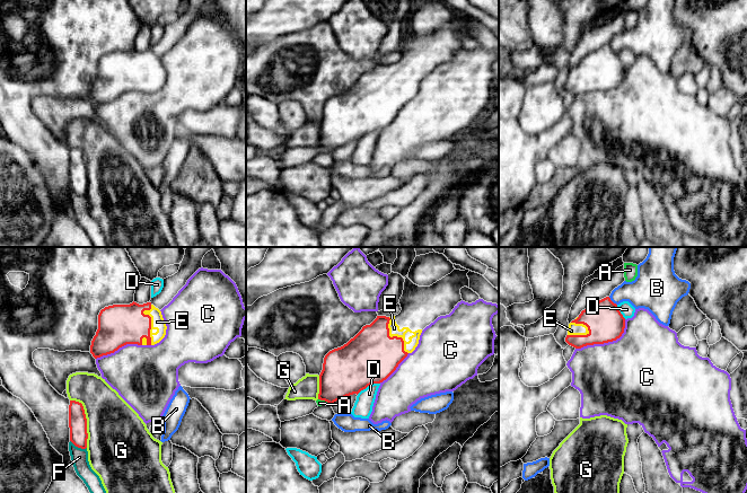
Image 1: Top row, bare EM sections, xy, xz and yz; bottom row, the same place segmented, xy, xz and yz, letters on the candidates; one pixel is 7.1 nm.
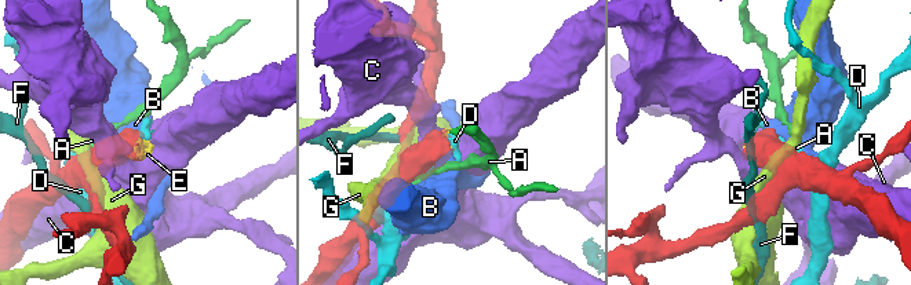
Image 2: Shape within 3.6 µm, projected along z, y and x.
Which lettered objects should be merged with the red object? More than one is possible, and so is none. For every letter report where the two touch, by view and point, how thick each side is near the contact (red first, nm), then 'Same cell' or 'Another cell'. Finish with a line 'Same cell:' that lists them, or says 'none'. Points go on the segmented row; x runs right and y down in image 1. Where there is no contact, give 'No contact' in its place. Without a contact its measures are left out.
A: Touches red at xz (324, 399). Thickness 320 nm (red) against 50 nm. Another cell
B: Touches red at yz (612, 301). Thickness 260 nm (red) against 220 nm. Another cell
C: Touches red at yz (606, 342). Thickness 260 nm (red) against 500 nm. Another cell
D: Touches red at xz (368, 385). Thickness 380 nm (red) against 130 nm. Another cell
E: Touches red at xy (150, 322). Thickness 300 nm (red) against 100 nm. Same cell
F: Touches red at xy (78, 447). Thickness 130 nm (red) against 120 nm. Another cell
G: Touches red at xy (86, 420). Thickness 130 nm (red) against 420 nm. Another cell
Same cell: E

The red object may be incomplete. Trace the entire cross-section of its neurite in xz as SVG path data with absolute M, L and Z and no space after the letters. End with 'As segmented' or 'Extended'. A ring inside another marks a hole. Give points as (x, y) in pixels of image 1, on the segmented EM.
M454 270L450 274L430 287L419 287L405 279L403 294L399 299L401 312L396 316L377 316L370 324L341 347L329 351L319 375L318 399L333 404L346 396L359 394L372 384L386 380L398 364L412 353L419 344L422 331L438 317L449 315L460 302L460 289L469 288L469 270Z. Extended

